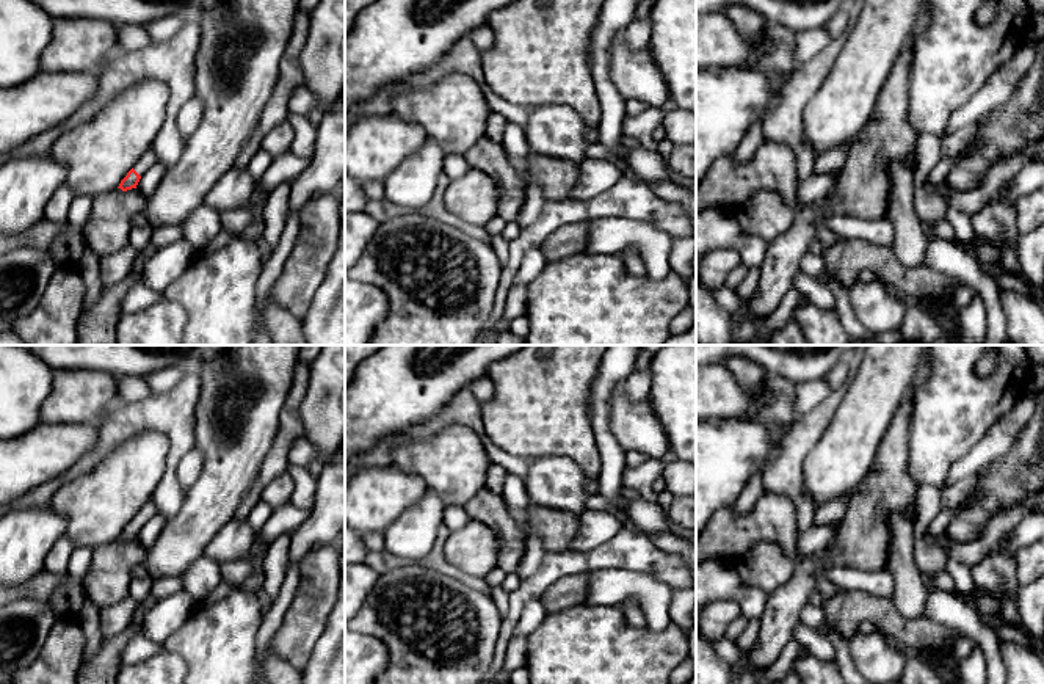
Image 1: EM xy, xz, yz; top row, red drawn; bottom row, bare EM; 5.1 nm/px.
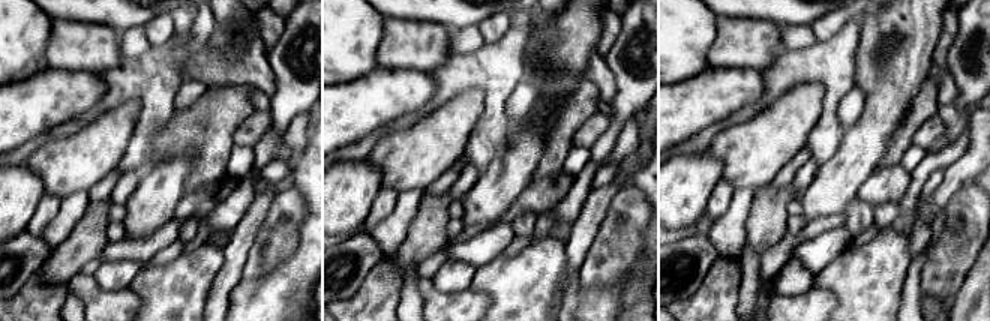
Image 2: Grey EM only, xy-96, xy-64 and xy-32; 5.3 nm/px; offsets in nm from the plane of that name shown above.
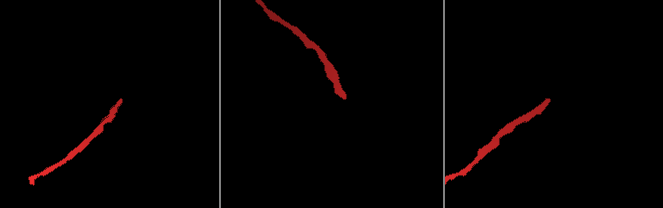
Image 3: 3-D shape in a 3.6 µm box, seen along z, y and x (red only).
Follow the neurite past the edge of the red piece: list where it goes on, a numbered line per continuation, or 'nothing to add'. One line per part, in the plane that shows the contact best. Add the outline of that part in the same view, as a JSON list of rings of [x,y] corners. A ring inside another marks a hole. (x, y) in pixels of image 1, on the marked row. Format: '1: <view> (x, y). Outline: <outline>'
1: xy (149, 157). Outline: [[[150,147],[149,151],[146,151],[140,160],[133,165],[133,169],[143,176],[150,166],[154,166],[157,163],[157,154],[154,152],[154,149]]]

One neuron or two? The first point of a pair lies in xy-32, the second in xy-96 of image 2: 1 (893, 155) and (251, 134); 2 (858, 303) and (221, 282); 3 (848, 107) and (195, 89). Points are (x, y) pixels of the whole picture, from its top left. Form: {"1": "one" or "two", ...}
{"1": "two", "2": "two", "3": "one"}

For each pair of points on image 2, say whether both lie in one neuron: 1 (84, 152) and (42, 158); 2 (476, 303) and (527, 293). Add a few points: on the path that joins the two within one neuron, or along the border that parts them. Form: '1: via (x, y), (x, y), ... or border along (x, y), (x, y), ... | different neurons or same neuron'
1: via (74, 158), (53, 158) | same neuron
2: border along (471, 288), (482, 293), (491, 303) | different neurons

